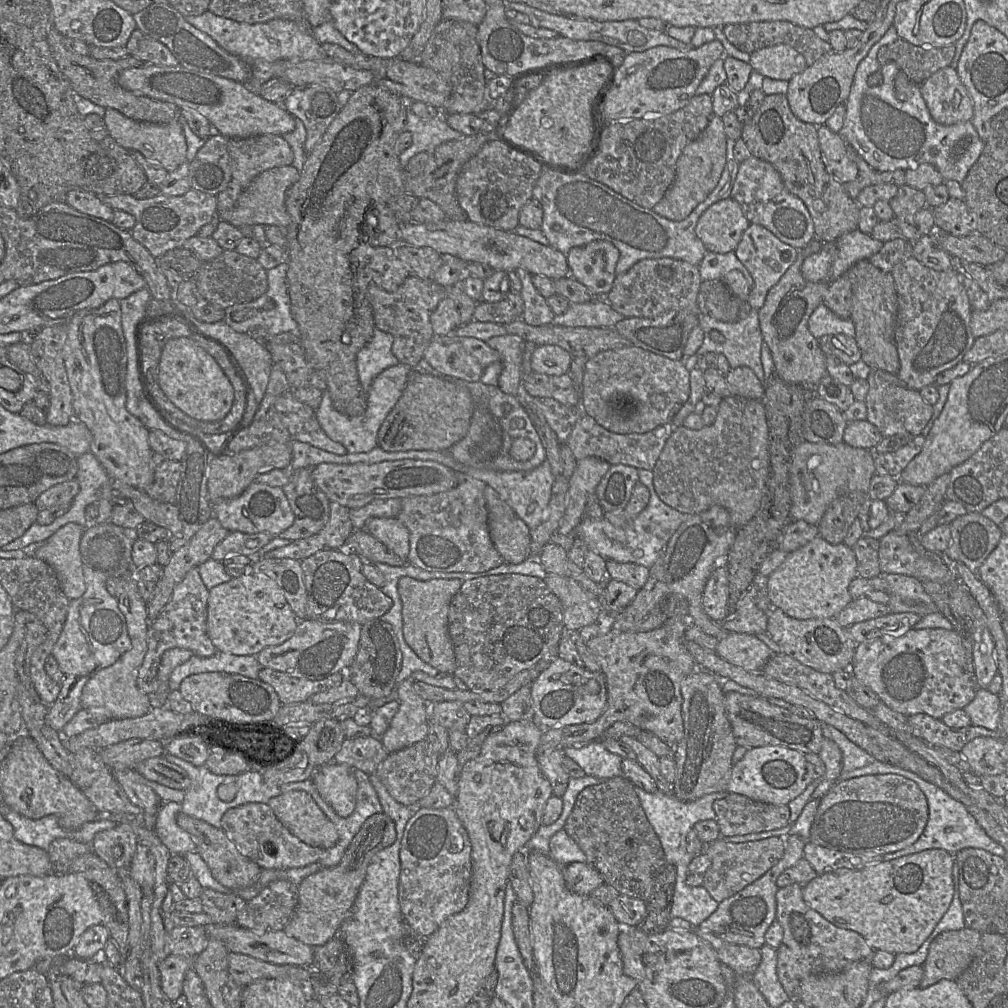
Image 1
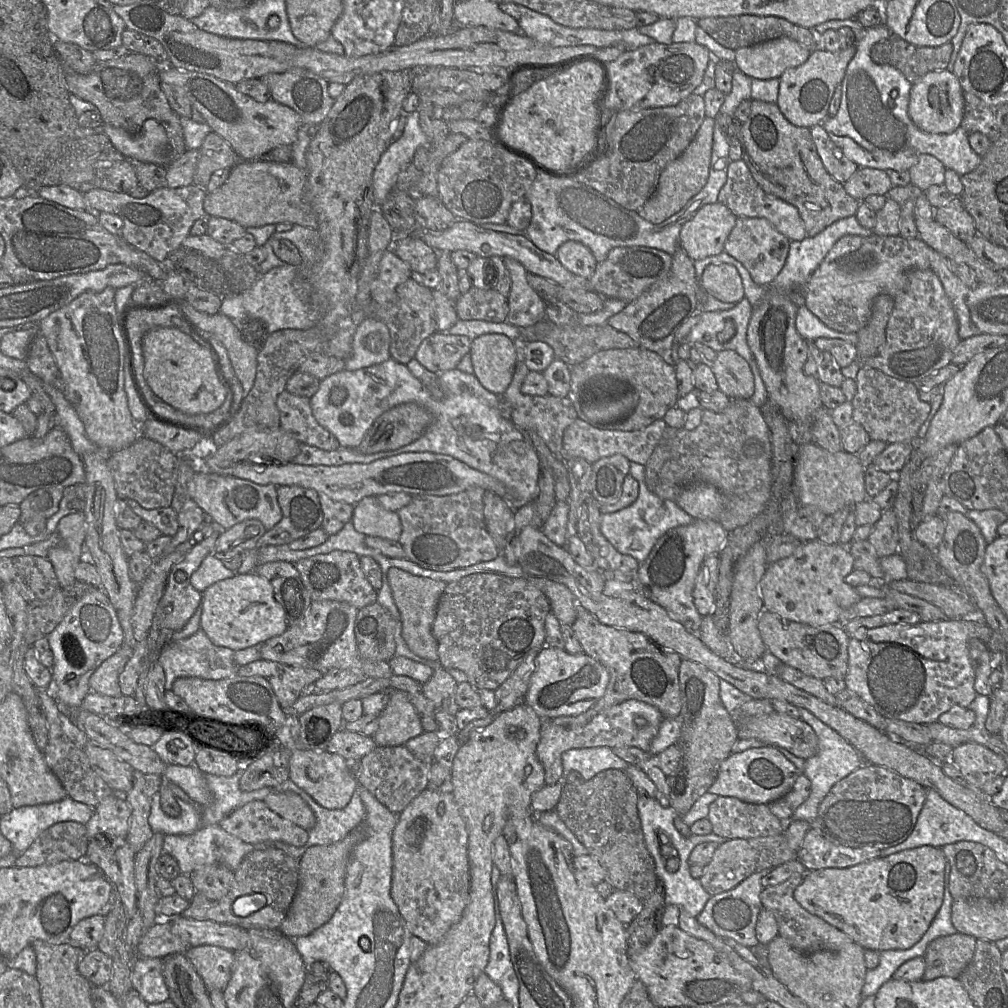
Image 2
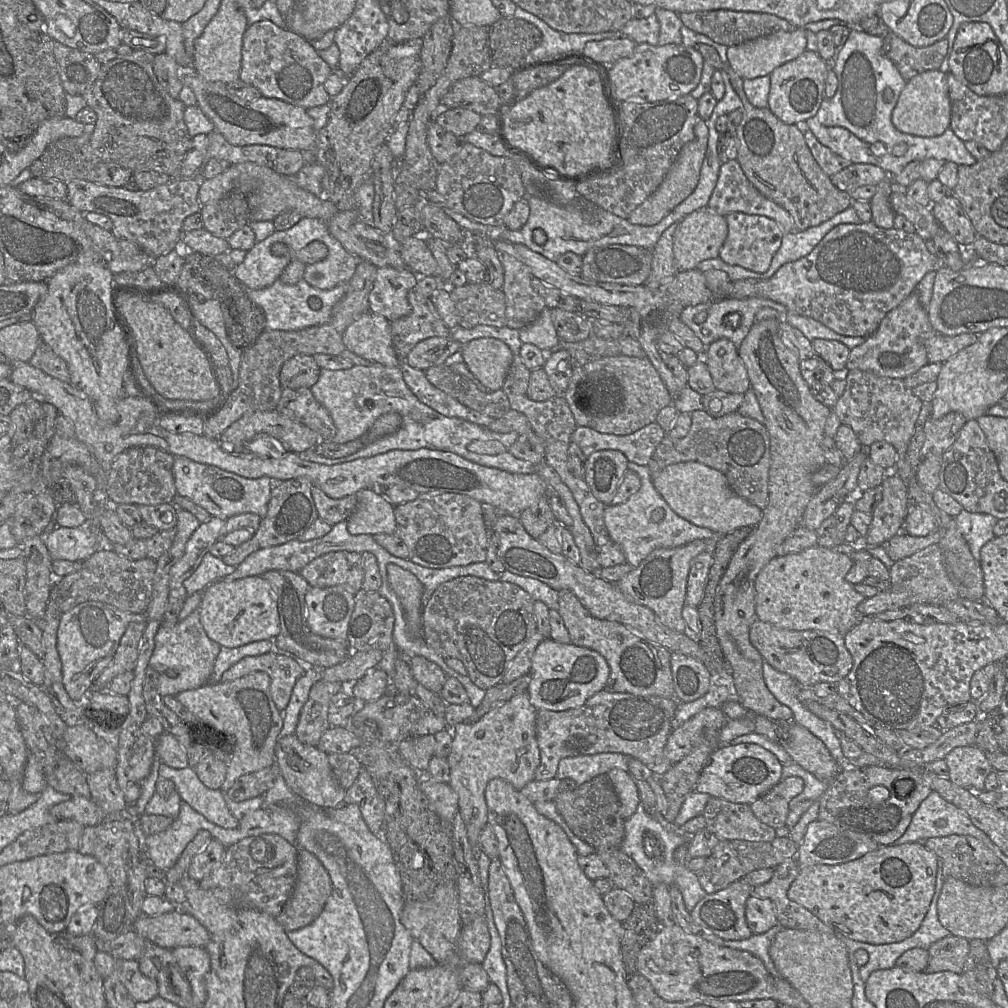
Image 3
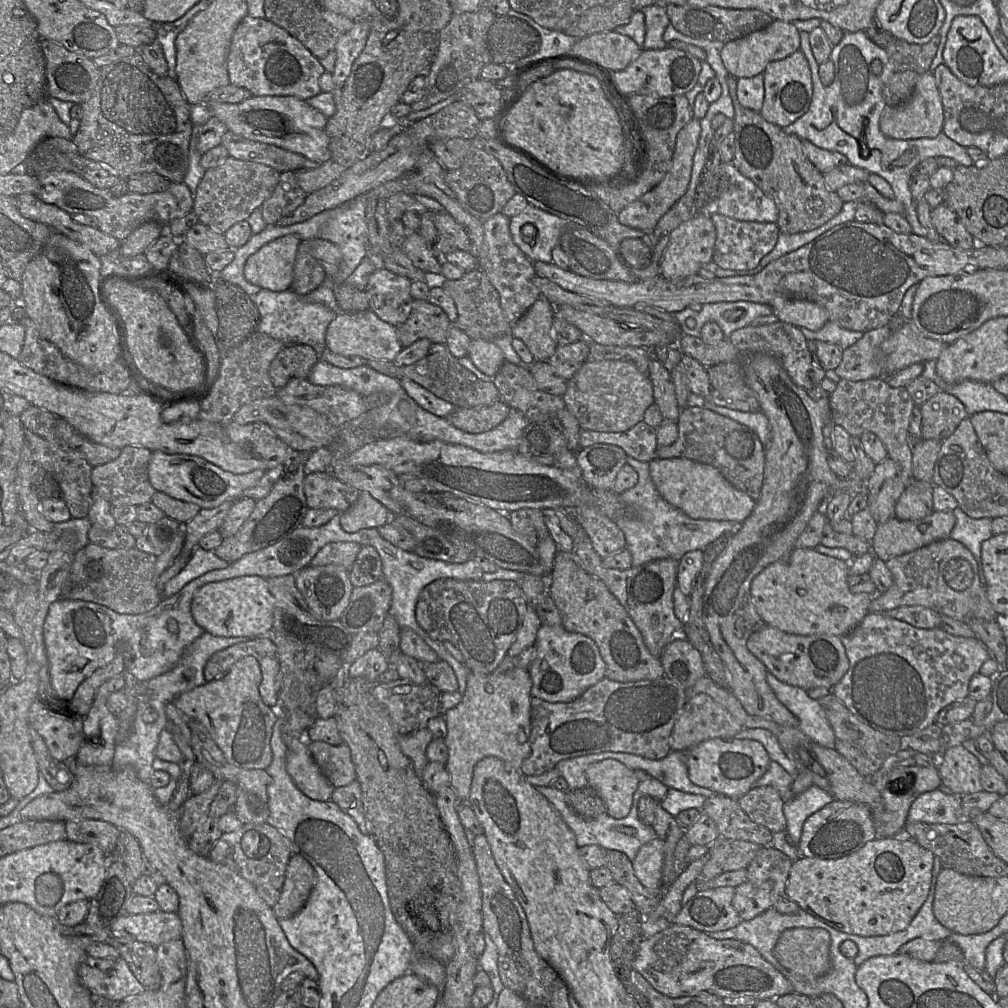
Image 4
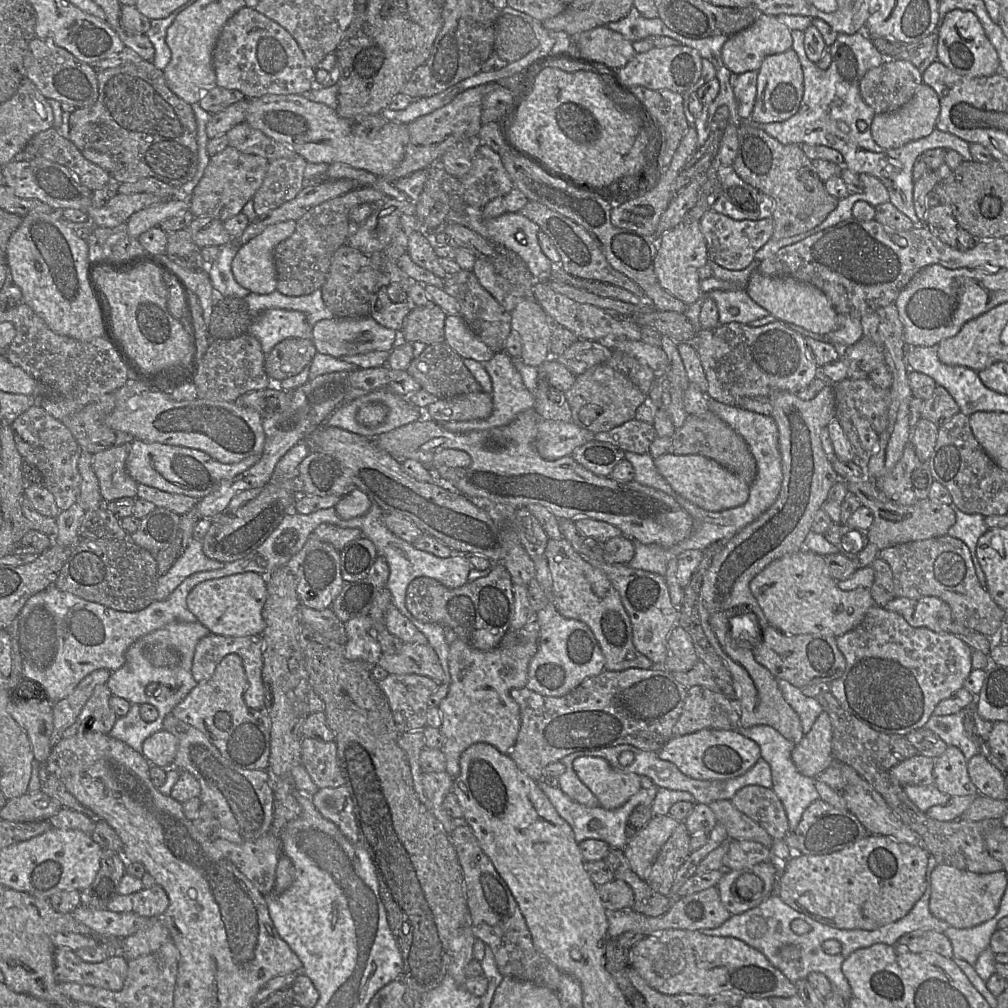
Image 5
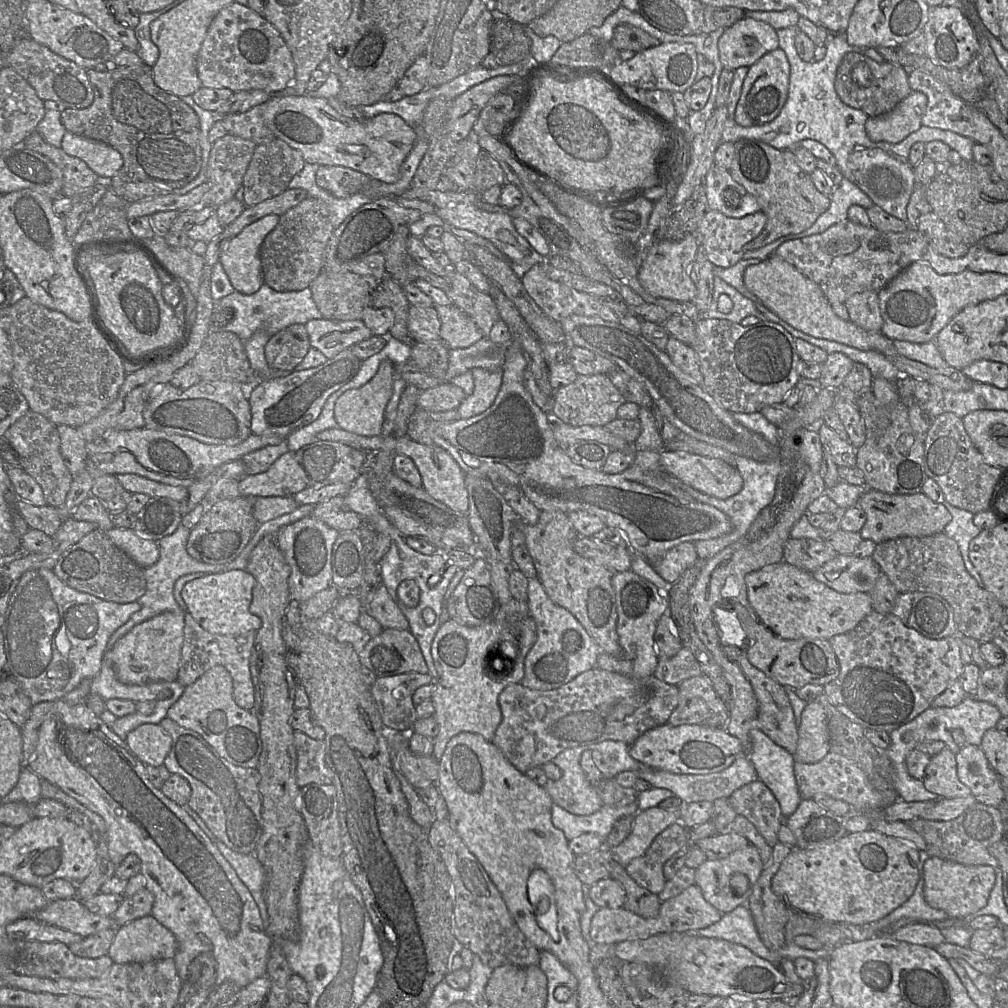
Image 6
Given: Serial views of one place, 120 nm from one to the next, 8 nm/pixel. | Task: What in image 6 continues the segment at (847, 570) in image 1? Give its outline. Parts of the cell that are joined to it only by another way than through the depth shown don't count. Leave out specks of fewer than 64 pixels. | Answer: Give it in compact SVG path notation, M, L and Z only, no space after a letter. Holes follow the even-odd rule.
M784 561L747 574L745 582L758 619L783 639L829 640L853 630L873 611L869 593L839 593L816 580L811 572Z

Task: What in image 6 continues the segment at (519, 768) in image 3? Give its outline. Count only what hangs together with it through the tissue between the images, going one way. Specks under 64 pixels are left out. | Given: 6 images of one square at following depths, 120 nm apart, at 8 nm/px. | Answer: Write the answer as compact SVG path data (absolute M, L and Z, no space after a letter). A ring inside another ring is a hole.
M505 605L492 622L481 626L466 626L448 618L440 625L433 639L431 655L437 678L433 680L435 689L432 700L439 733L433 740L432 756L436 760L441 758L449 741L459 733L476 733L487 741L493 741L495 731L502 720L499 695L509 684L522 682L525 674L525 658L537 635L536 622L529 615L518 621L521 628L526 630L515 631L515 636L521 637L520 640L505 641L505 636L510 635L512 631L512 623L506 624L506 619ZM492 655L496 655L493 657L494 661L500 658L504 660L502 670L496 671L489 666Z

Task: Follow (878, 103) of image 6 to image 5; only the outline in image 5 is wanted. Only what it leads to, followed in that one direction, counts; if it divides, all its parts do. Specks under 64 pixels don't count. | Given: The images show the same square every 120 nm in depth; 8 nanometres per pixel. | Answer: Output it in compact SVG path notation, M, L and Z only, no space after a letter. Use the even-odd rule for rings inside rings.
M885 59L879 66L866 72L859 84L863 101L870 106L876 114L890 113L907 104L922 83L922 73L912 63L900 59Z

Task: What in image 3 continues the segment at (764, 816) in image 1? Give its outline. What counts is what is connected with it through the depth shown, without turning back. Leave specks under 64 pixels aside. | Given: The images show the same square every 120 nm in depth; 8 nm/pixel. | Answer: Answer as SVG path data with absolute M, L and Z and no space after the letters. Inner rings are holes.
M711 797L706 804L703 816L706 829L721 840L747 840L771 842L776 837L776 829L761 822L753 813L749 804L734 803L719 797Z

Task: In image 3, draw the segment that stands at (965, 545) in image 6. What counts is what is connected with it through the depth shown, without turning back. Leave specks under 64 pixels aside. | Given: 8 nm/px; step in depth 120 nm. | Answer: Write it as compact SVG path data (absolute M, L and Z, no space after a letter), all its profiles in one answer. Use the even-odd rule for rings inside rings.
M965 509L954 519L973 557L980 561L981 548L995 537L993 528L998 519L990 514L972 513Z

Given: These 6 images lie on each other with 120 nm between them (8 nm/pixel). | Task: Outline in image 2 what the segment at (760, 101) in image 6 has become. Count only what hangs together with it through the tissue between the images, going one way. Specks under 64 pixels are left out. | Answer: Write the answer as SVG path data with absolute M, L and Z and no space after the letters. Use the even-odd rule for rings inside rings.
M855 46L837 52L814 50L802 65L785 70L779 78L779 94L776 104L791 124L812 128L829 117L829 105L834 91L841 84L855 52Z

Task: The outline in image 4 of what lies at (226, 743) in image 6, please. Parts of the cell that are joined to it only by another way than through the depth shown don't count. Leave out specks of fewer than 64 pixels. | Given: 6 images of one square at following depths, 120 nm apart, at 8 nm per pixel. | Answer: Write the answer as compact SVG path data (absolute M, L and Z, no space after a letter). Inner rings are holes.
M247 656L233 664L223 677L181 693L173 700L180 711L207 729L229 764L245 770L265 770L273 760L271 738L278 711L263 702L259 693L261 680L258 661Z

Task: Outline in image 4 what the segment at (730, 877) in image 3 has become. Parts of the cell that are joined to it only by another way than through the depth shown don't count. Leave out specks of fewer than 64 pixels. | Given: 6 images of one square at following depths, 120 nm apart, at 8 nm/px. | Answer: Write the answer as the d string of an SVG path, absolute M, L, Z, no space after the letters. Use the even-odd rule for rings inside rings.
M719 837L709 846L709 860L697 880L708 881L724 872L746 869L762 847L749 841Z

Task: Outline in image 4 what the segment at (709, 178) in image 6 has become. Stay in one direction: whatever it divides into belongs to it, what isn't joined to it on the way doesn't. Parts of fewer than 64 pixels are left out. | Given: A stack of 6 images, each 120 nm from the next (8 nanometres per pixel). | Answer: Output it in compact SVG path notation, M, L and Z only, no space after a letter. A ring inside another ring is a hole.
M723 162L721 168L729 187L700 212L709 216L722 214L743 221L777 222L779 212L771 197L745 177L733 162Z

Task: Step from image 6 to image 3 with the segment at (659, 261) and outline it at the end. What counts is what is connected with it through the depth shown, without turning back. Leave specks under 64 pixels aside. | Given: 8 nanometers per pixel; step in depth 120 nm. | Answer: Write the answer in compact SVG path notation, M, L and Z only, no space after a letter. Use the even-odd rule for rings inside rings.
M708 206L684 217L678 224L673 242L679 271L695 269L700 262L717 258L727 233L725 216Z

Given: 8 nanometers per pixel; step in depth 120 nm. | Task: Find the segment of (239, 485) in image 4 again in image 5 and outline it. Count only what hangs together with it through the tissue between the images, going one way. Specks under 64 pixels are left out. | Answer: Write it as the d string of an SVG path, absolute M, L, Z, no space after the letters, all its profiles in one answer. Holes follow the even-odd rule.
M134 439L130 443L126 469L130 476L140 484L200 500L214 492L223 481L230 481L255 465L260 460L260 457L261 455L252 455L234 464L223 464L197 449L147 443Z

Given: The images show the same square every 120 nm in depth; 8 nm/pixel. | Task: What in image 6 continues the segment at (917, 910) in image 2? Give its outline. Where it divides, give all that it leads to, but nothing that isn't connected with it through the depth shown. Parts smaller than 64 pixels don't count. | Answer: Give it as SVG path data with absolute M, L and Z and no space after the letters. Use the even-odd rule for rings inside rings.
M869 829L847 834L819 848L793 848L774 875L772 890L791 911L802 916L830 923L868 925L883 919L912 896L919 881L919 860L919 850L914 846Z

